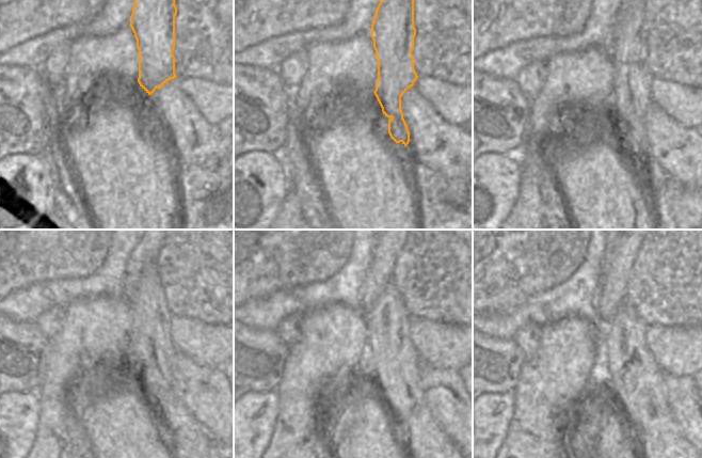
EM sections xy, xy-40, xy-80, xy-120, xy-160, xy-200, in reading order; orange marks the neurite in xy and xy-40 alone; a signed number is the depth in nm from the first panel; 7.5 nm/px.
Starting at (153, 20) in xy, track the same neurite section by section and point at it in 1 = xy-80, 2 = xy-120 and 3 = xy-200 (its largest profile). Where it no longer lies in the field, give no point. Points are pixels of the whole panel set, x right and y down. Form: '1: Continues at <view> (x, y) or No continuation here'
1: Continues at xy-80 (632, 85)
2: Continues at xy-120 (153, 349)
3: Continues at xy-200 (636, 381).

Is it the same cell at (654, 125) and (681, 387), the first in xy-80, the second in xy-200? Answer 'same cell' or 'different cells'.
same cell

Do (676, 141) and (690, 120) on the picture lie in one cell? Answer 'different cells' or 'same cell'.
different cells

